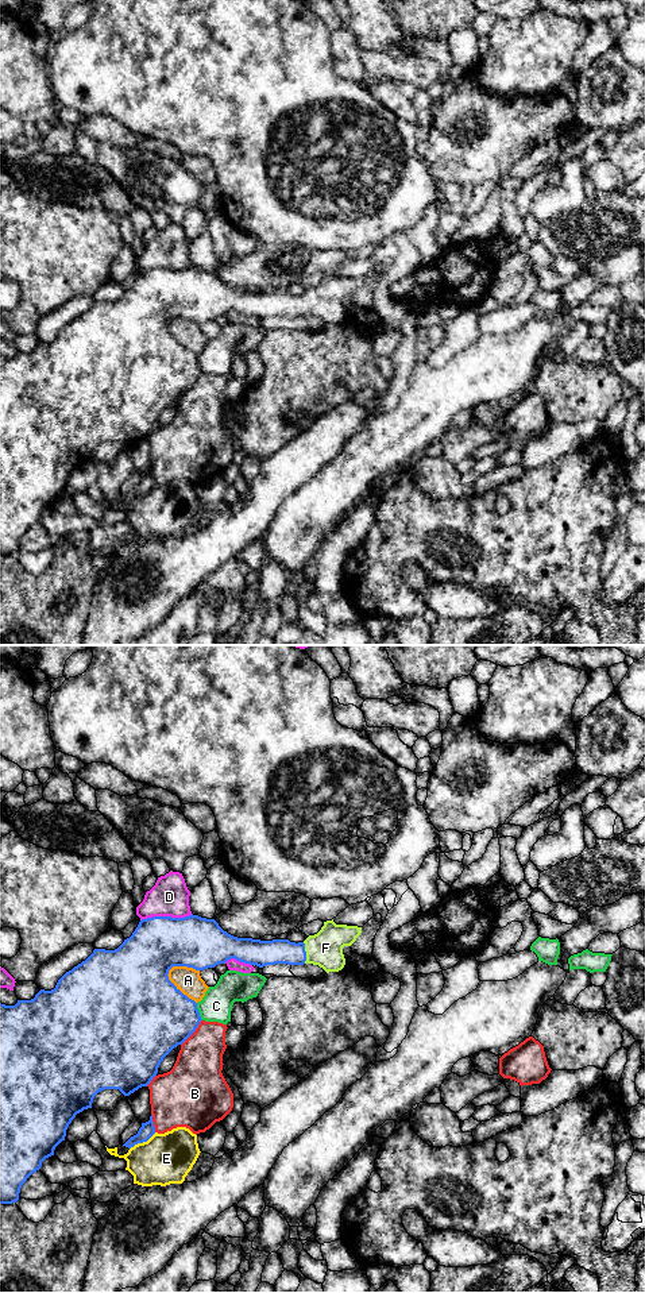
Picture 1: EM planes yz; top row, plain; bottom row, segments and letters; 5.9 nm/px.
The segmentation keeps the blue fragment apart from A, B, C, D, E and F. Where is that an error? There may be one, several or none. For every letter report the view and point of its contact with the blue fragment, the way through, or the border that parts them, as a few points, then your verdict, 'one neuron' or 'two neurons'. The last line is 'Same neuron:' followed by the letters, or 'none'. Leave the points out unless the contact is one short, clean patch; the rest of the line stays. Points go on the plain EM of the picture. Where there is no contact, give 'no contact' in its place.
A: meets blue in yz at (174, 338); two neurons
B: meets blue in yz at (193, 383); two neurons
C: meets blue in yz at (197, 363); two neurons
D: meets blue in yz at (166, 269); two neurons
E: meets blue in yz at (142, 494); two neurons
F: meets blue in yz at (305, 305); one neuron
Same neuron: F

